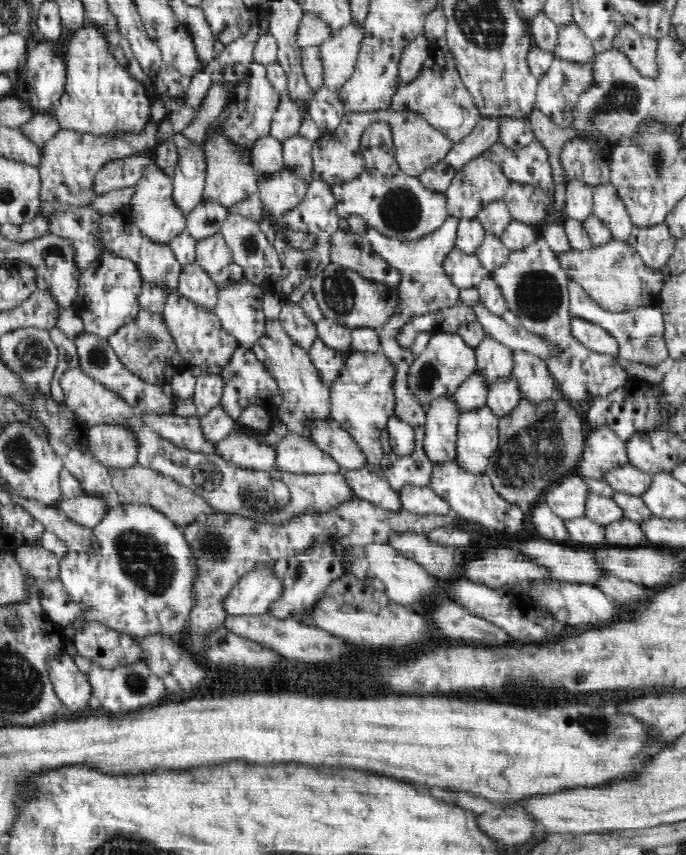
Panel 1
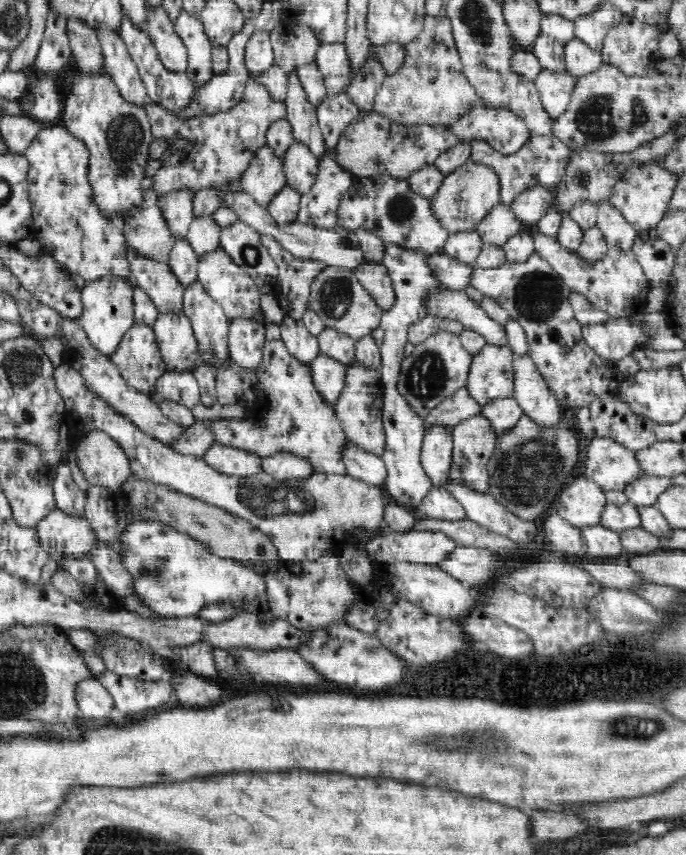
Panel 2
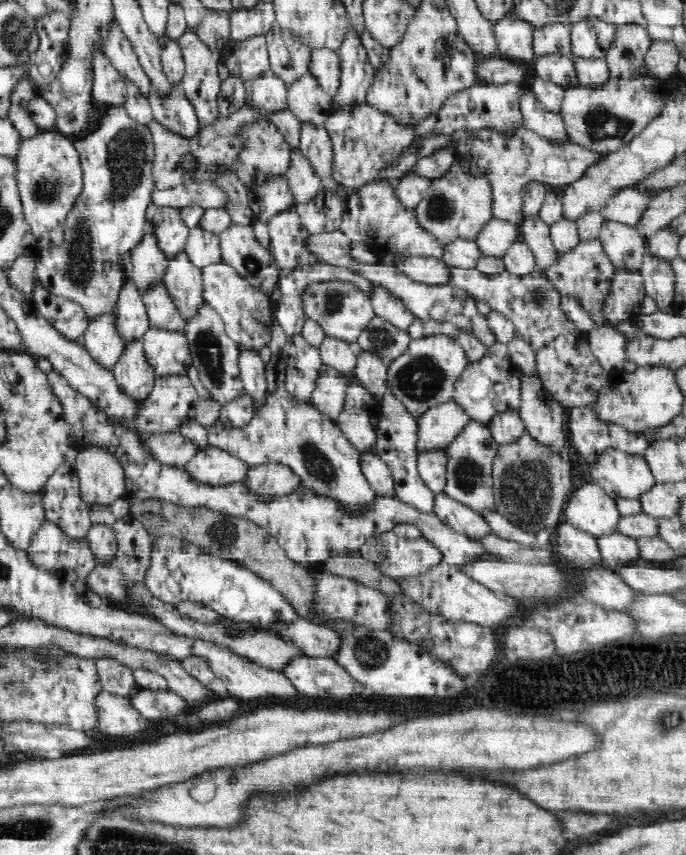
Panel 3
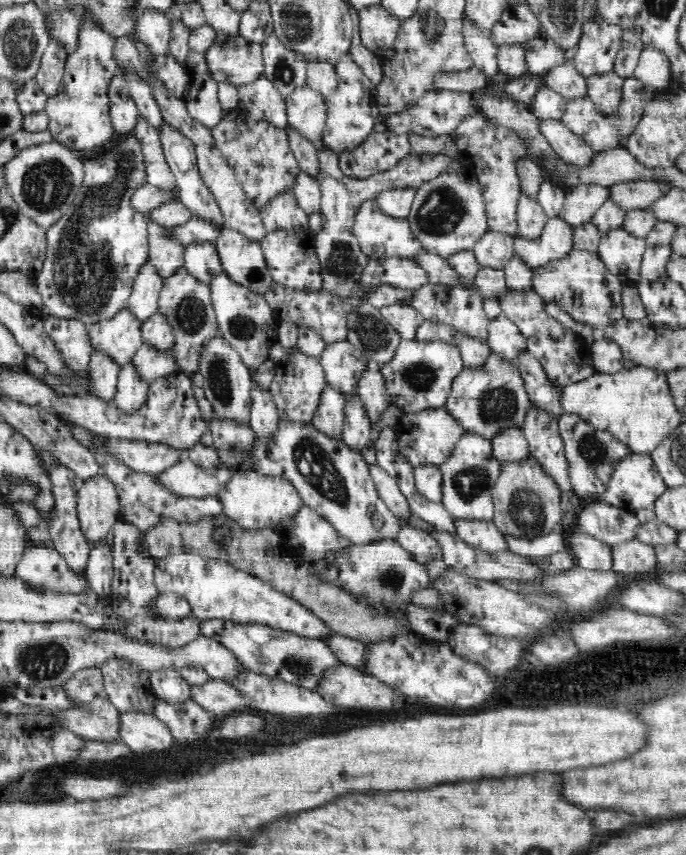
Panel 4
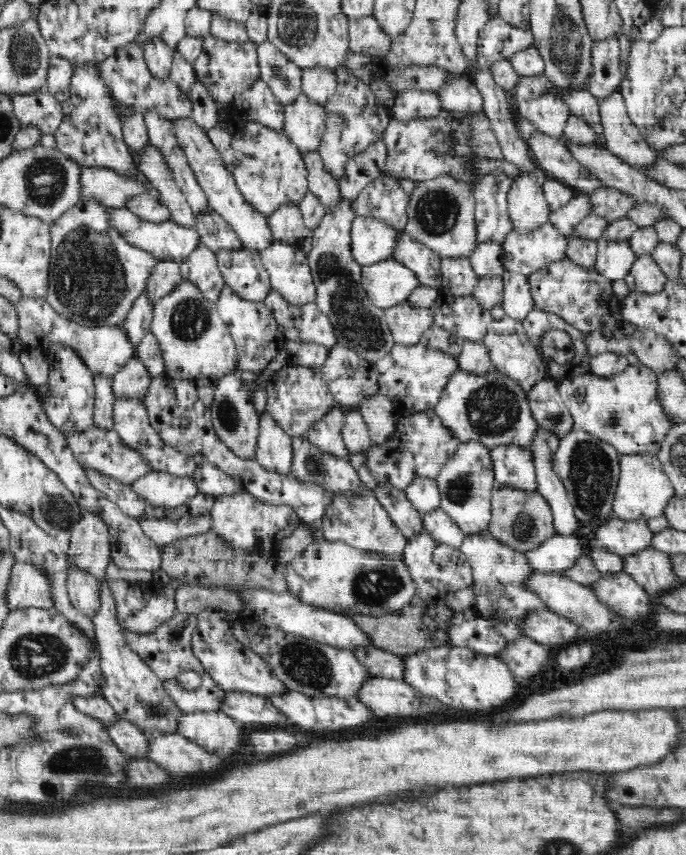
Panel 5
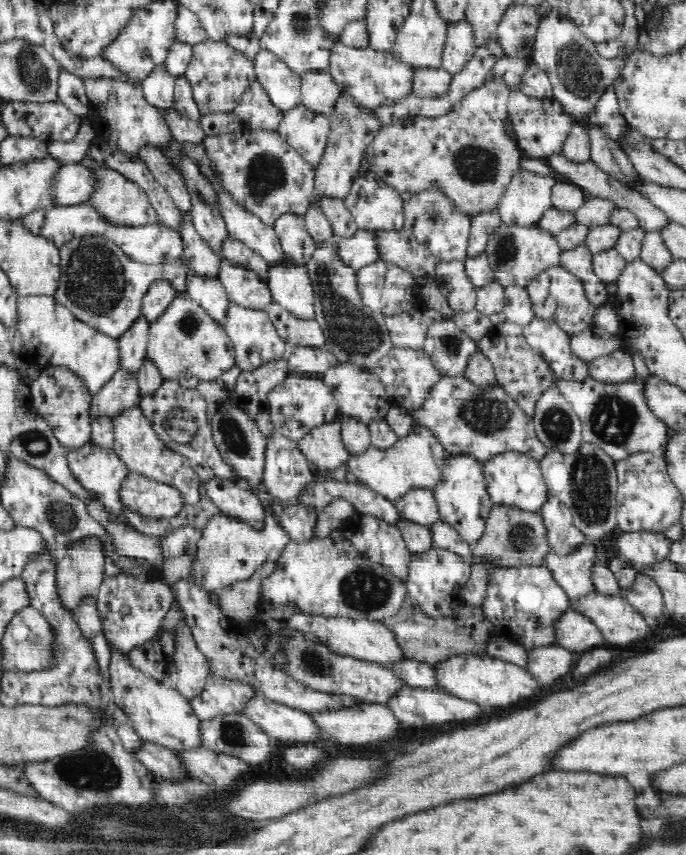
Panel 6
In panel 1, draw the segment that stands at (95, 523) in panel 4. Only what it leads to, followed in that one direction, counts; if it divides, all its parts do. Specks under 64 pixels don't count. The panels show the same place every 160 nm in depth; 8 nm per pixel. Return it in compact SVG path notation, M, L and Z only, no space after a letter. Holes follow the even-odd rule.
M96 424L83 430L87 450L100 466L106 466L110 474L136 464L137 444L129 430L111 424Z

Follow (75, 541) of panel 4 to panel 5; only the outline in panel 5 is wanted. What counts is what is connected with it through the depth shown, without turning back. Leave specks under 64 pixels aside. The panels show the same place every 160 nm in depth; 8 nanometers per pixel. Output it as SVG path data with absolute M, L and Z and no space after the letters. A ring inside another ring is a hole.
M68 570L67 589L73 607L92 621L100 610L99 582L85 572Z

